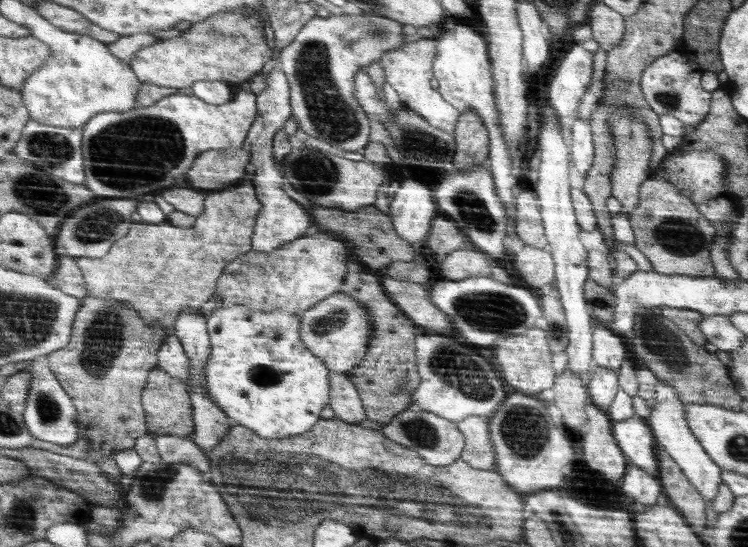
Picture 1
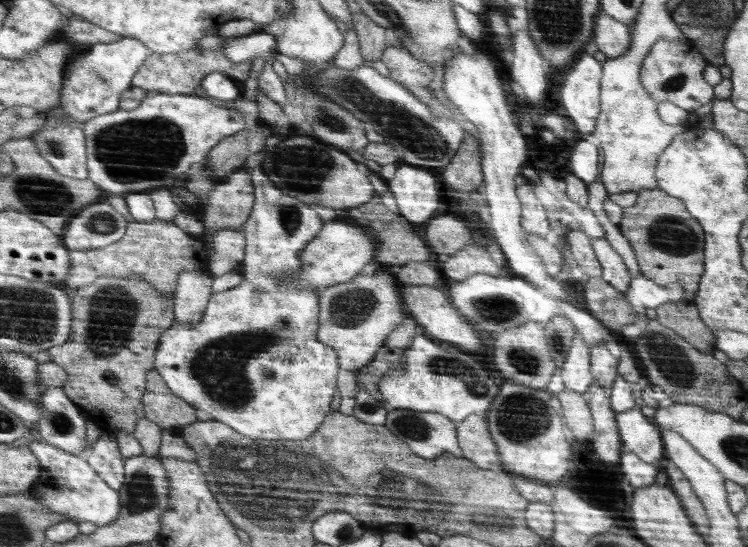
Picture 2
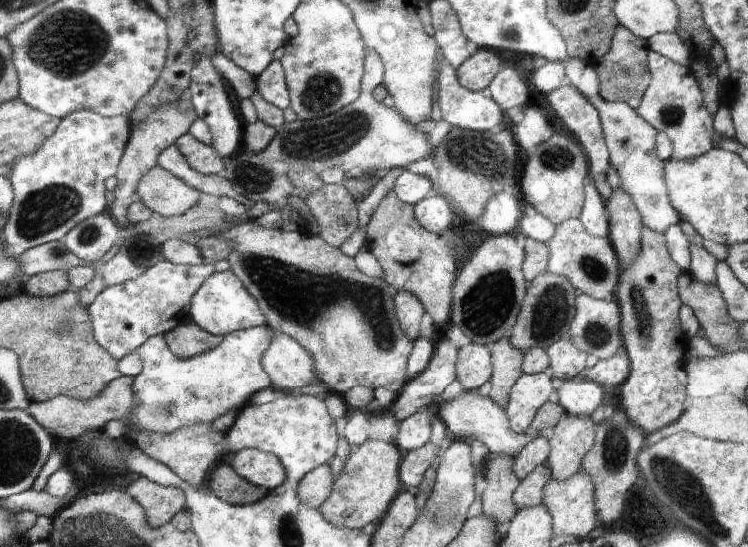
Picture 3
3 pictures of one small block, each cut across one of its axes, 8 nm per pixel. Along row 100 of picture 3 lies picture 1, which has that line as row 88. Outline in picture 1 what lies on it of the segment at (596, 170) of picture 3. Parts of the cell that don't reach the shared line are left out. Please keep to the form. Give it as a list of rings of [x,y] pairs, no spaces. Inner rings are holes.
[[[579,43],[570,48],[550,82],[550,103],[566,124],[579,116],[579,106],[593,73],[593,53]]]

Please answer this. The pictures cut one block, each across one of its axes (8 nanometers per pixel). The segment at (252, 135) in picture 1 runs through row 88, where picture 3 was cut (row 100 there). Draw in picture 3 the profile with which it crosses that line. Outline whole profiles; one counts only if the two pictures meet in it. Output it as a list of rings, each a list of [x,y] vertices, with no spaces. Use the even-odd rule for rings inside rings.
[[[280,61],[271,63],[262,75],[257,76],[258,92],[266,102],[284,110],[290,105],[290,90]]]

